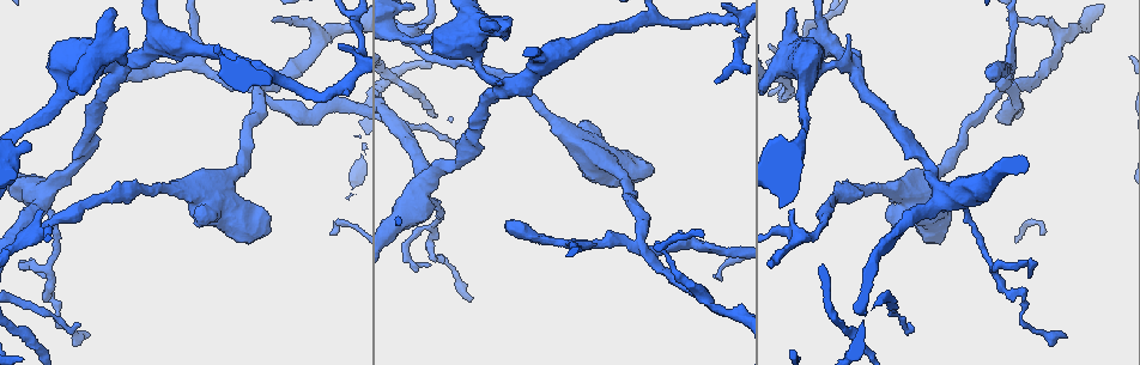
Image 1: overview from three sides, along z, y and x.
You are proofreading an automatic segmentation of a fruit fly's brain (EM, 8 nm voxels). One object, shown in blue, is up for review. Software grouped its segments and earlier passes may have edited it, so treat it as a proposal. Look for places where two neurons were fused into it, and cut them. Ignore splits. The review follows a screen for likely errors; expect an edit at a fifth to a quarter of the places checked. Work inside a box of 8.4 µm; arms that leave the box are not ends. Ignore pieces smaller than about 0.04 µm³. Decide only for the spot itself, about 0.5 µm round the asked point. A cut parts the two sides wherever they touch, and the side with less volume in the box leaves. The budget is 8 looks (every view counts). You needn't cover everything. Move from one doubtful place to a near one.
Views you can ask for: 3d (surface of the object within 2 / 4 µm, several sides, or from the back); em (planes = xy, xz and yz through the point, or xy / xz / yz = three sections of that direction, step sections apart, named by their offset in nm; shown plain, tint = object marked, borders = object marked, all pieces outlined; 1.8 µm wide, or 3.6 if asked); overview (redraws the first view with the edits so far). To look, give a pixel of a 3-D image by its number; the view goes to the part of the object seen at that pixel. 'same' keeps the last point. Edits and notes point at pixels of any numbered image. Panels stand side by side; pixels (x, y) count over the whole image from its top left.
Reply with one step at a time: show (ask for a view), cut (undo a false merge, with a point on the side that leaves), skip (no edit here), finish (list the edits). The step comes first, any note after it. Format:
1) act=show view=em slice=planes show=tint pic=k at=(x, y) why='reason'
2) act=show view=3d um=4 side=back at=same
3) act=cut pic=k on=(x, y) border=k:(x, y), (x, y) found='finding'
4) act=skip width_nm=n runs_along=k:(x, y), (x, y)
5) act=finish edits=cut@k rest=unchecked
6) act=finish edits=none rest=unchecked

act=show view=em slice=planes show=tint pic=1 at=(802, 237) why='side arm on a straight run'

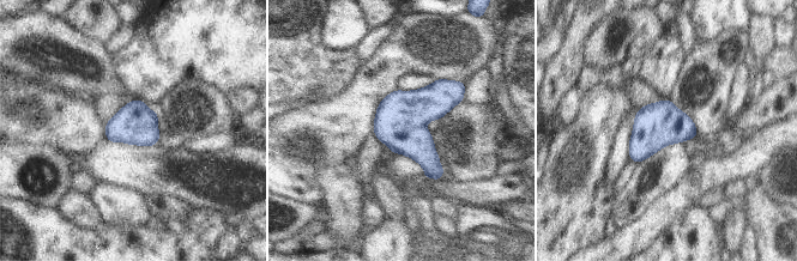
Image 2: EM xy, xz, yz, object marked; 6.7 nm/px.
act=skip width_nm=280 found='one neuron here'

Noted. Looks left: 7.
act=show view=em um=3.6 slice=xz step=8 show=tint pic=1 at=(430, 176) why='thin arm on a thick one'

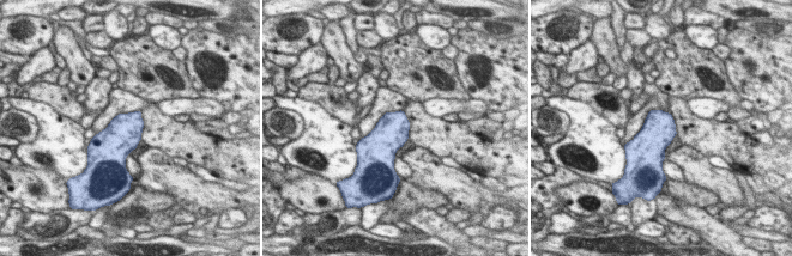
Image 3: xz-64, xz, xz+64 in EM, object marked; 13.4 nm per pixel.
act=show view=em um=3.6 slice=yz step=16 show=tint at=same why='cut it another way'

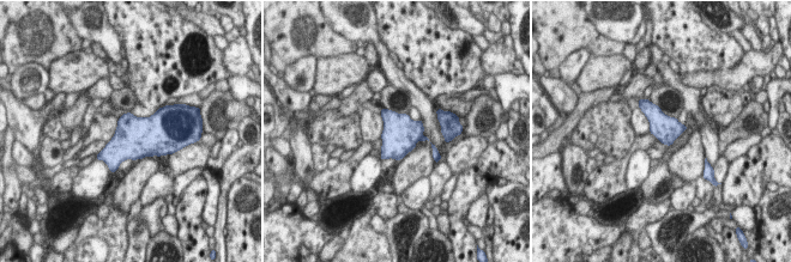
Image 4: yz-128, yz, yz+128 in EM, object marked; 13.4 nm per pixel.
act=skip width_nm=360 found='continuous, no second neuron'

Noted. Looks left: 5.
act=show view=3d um=2 pic=1 at=(646, 18) why='three arms meet'

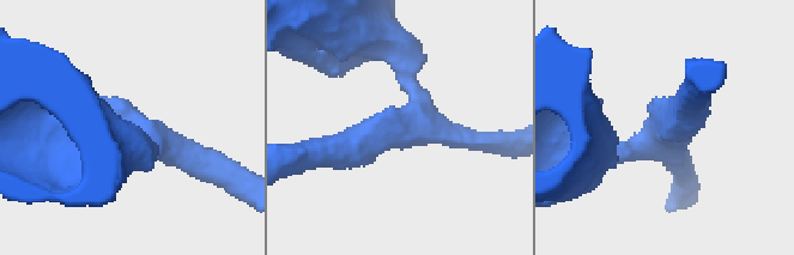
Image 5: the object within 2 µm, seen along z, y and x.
act=show view=em slice=yz step=4 show=plain pic=5 at=(142, 124)

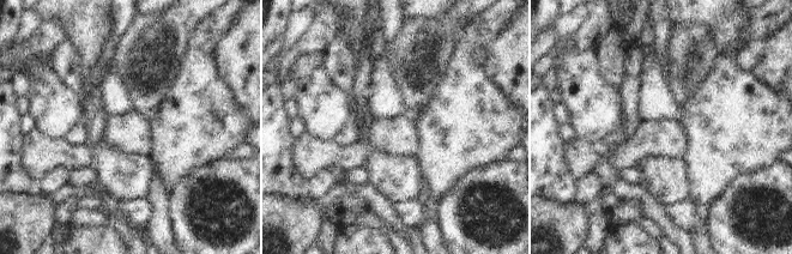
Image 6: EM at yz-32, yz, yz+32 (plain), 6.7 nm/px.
act=show view=em slice=yz step=4 show=tint at=same why='where the object lies'

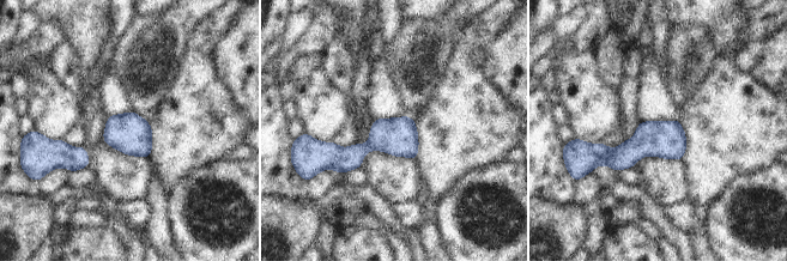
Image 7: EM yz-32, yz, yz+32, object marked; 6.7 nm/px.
act=skip found='one neuron here'

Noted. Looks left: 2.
act=finish edits=none rest=unchecked

